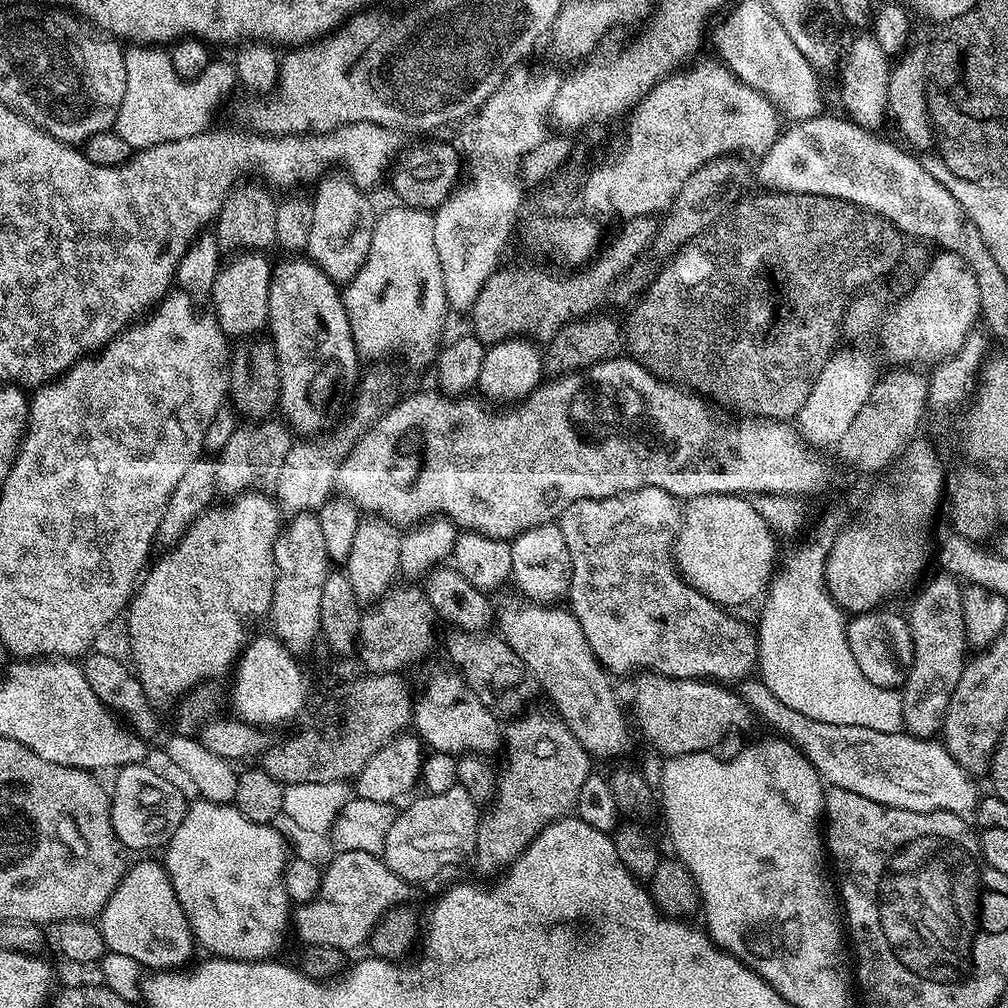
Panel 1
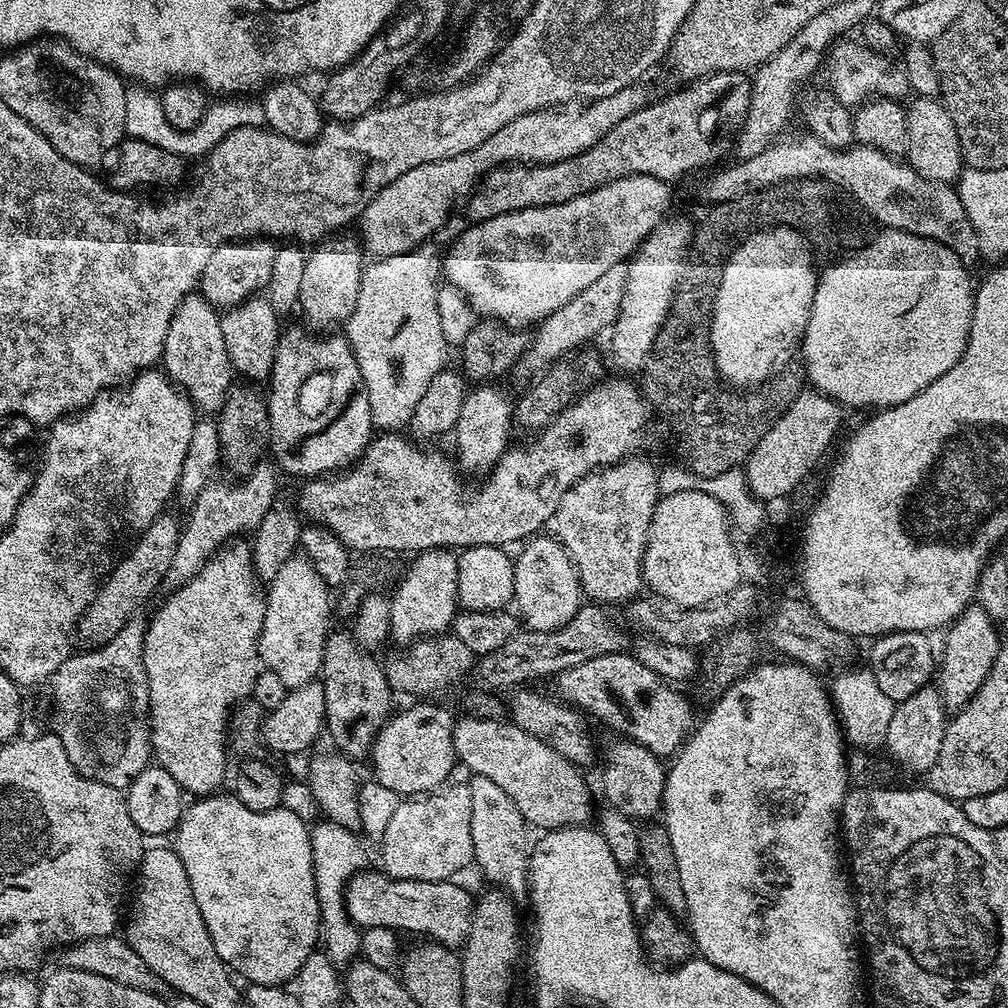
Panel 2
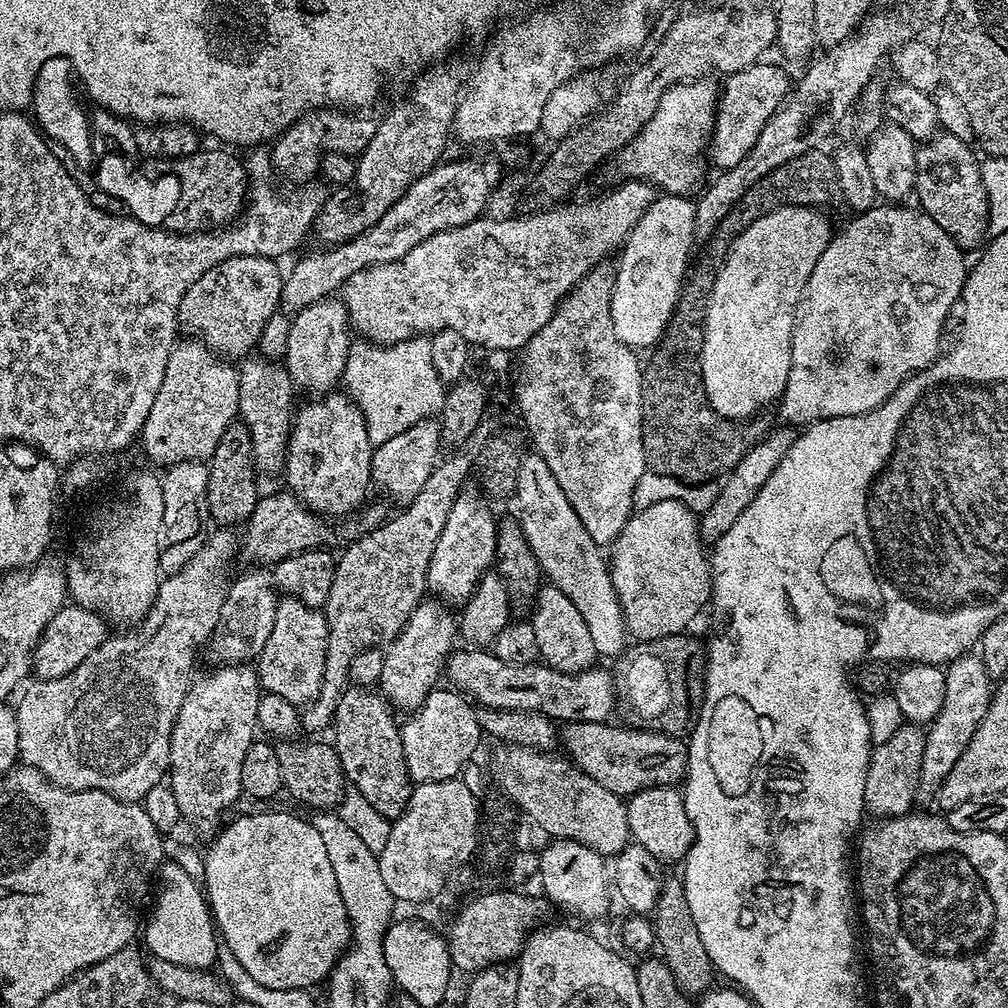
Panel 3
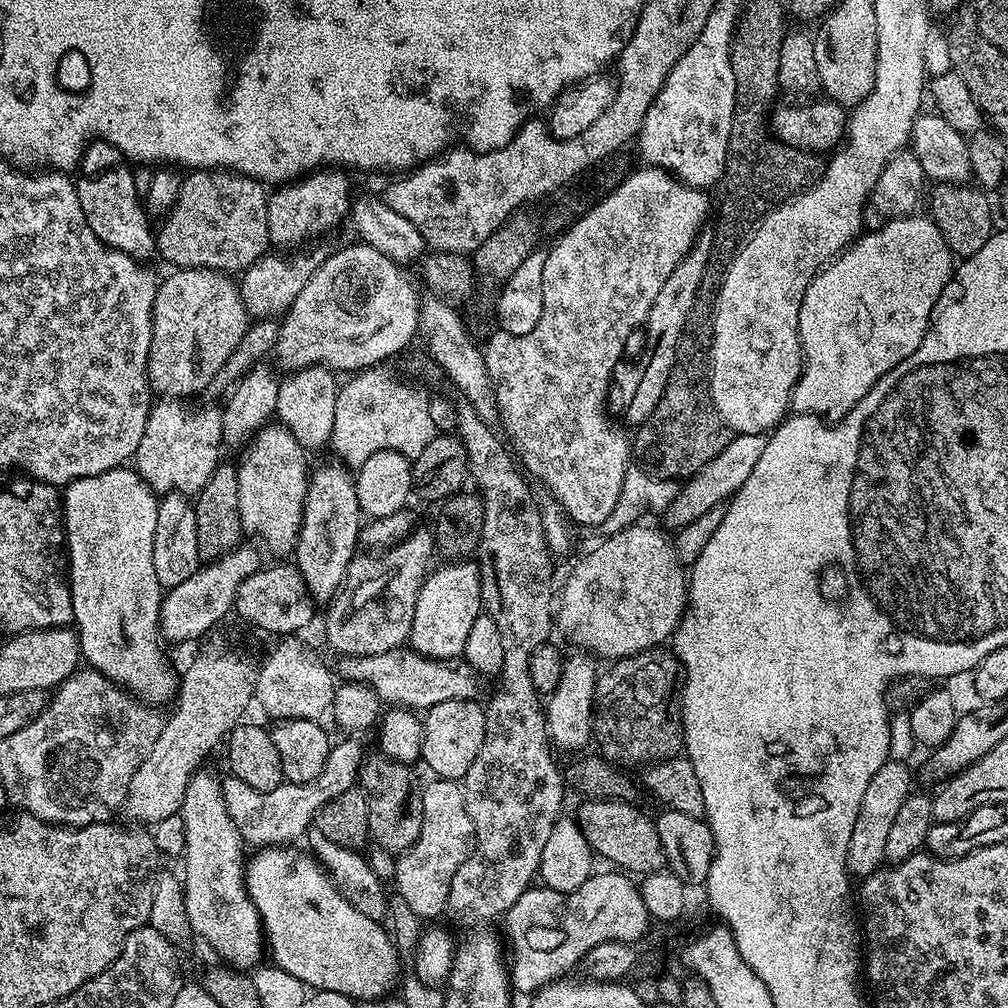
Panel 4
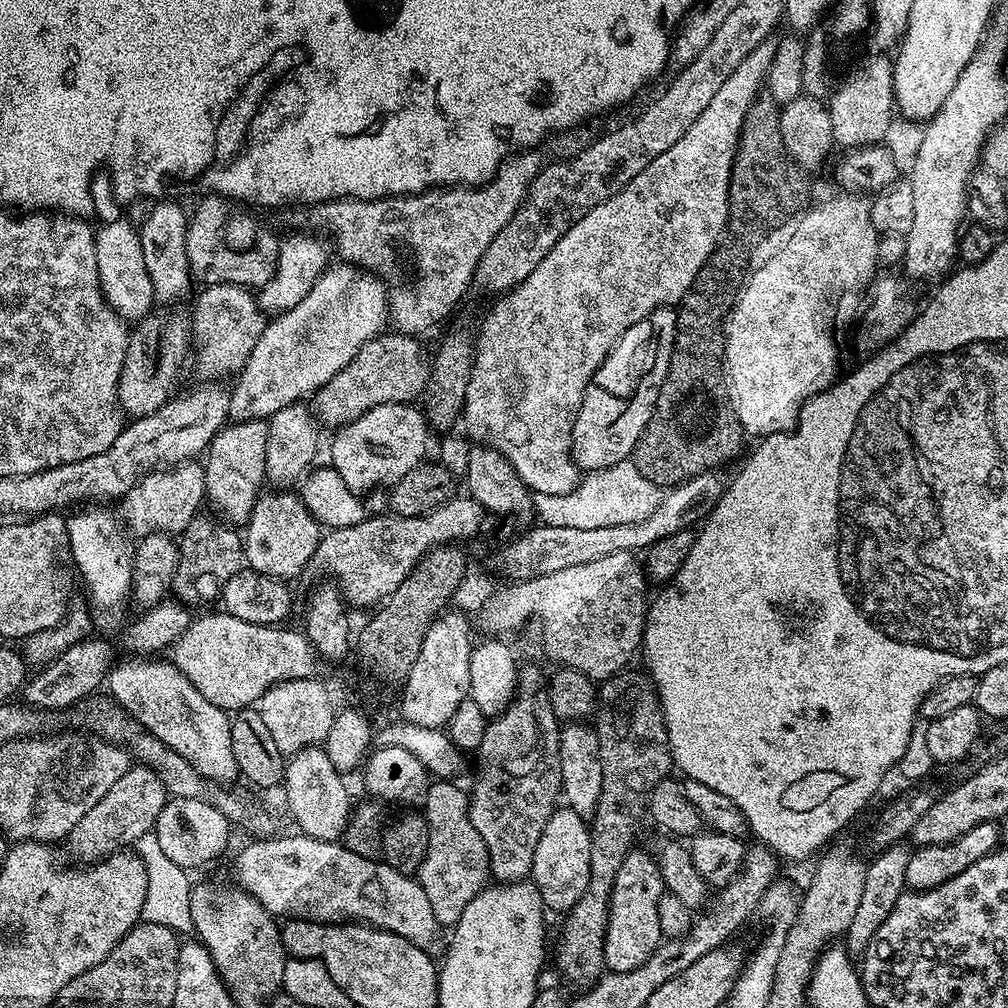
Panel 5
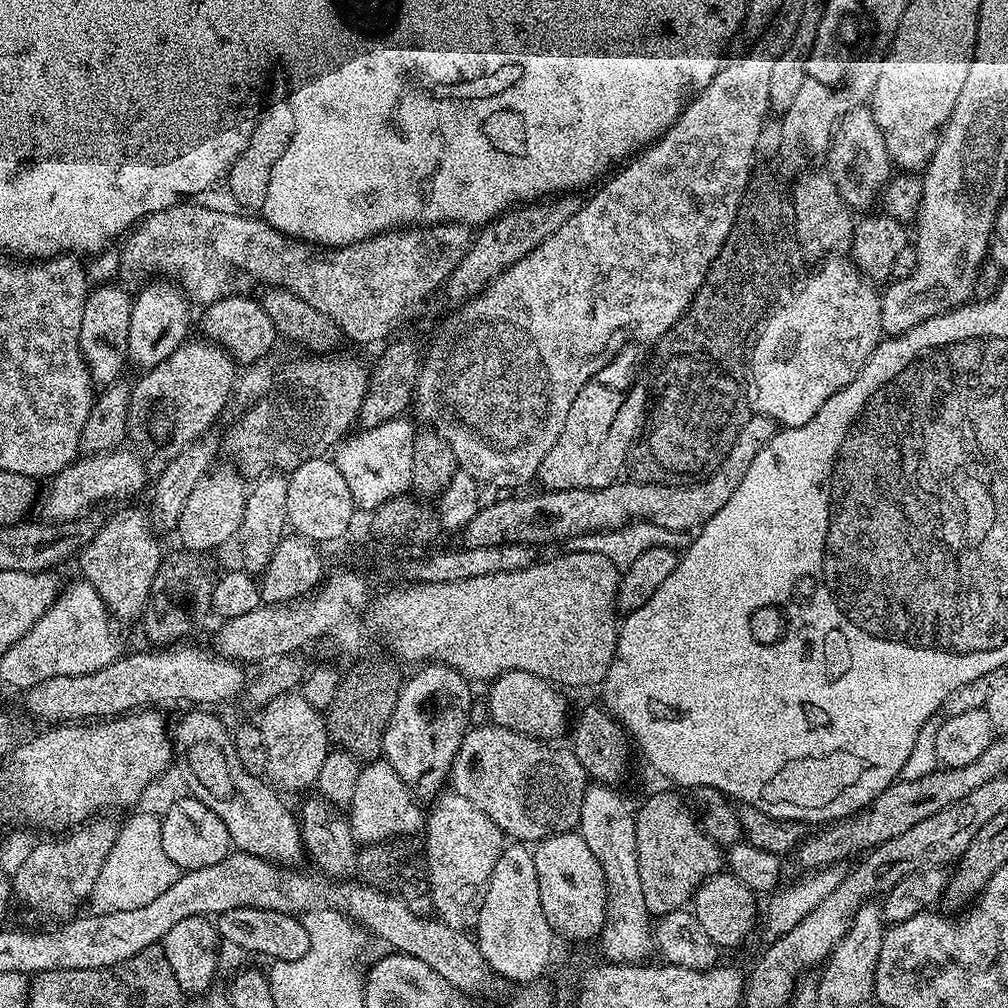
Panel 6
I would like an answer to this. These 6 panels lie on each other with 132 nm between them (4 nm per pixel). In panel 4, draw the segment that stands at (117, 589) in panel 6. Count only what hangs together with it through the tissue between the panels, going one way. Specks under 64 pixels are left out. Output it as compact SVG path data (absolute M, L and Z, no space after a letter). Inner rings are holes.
M164 398L153 403L142 442L134 457L136 473L157 494L183 492L195 494L210 482L210 474L222 463L221 445L222 411L216 408L200 408L195 412L191 403L180 398ZM220 447L220 448L219 448Z

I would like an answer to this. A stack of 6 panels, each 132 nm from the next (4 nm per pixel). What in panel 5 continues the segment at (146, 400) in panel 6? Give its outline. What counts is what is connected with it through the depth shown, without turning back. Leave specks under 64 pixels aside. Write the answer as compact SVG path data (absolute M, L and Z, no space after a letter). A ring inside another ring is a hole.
M210 284L199 289L200 297L190 311L190 336L194 341L196 372L204 382L220 382L244 369L250 350L262 338L266 317L249 289L236 284Z

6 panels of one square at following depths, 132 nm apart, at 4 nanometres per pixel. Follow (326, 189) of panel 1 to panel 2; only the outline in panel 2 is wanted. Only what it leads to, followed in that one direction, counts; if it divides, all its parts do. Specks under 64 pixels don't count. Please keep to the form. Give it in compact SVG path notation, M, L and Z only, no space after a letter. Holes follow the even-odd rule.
M344 234L337 235L335 238L325 238L315 245L313 252L307 253L306 271L302 273L302 294L298 305L299 311L304 311L304 316L309 320L307 323L316 330L332 330L335 324L343 325L354 314L354 306L358 302L360 293L360 274L362 263L362 248L355 239L347 240Z

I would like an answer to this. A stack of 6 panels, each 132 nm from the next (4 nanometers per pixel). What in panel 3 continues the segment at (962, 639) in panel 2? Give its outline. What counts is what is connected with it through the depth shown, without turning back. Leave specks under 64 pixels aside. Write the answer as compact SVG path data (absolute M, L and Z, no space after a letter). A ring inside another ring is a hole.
M965 654L959 656L957 660L953 660L951 664L944 668L942 710L938 710L938 714L932 719L932 723L927 725L924 734L922 770L918 774L918 786L916 787L917 805L928 806L924 804L929 803L931 805L933 803L937 790L942 786L942 782L946 782L946 774L950 774L950 770L954 768L954 762L958 762L958 758L962 756L962 750L966 750L966 746L972 741L974 730L978 730L982 718L988 712L993 691L994 681L992 677L986 674L986 668L984 663L980 661L979 655Z

